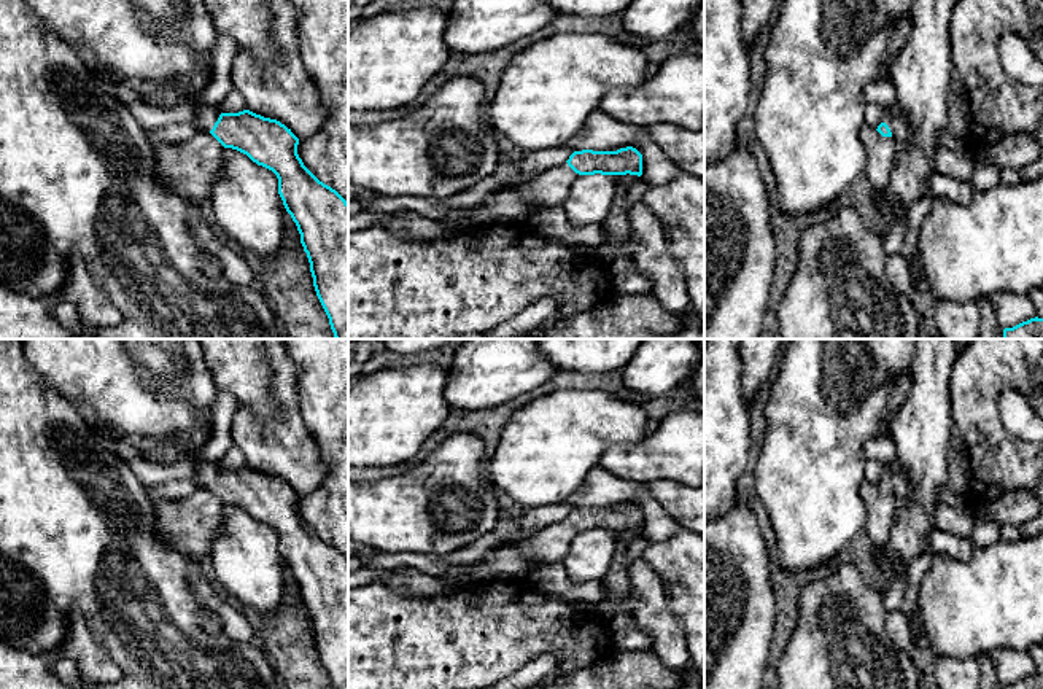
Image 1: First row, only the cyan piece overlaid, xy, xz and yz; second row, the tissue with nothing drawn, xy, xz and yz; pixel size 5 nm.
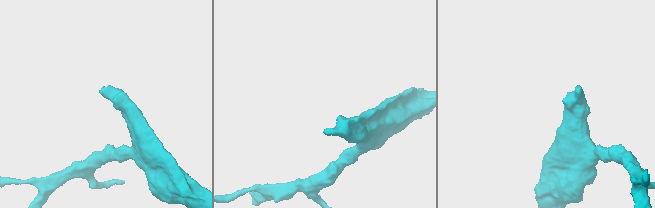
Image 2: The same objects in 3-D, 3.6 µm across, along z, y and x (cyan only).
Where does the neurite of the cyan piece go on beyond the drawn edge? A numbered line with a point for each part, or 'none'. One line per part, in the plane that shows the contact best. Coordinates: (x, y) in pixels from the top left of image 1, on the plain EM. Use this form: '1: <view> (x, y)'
1: xy (205, 473)

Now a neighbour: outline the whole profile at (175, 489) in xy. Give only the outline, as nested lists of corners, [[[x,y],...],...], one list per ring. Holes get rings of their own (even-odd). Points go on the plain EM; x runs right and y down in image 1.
[[[191,476],[186,479],[172,479],[162,485],[157,485],[151,489],[151,495],[156,501],[161,500],[173,501],[186,498],[200,489],[202,489],[200,482],[194,476]]]

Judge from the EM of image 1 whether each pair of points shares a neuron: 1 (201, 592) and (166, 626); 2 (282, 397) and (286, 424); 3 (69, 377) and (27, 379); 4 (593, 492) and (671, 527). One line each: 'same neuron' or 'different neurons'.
1: different neurons
2: same neuron
3: different neurons
4: same neuron

